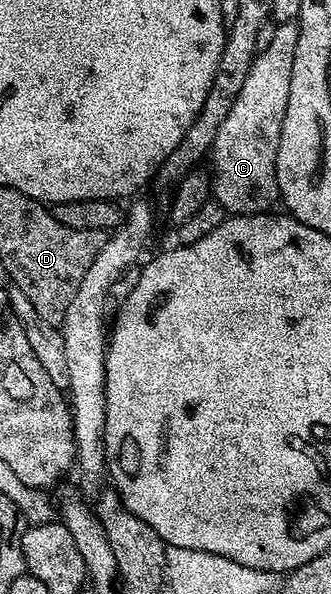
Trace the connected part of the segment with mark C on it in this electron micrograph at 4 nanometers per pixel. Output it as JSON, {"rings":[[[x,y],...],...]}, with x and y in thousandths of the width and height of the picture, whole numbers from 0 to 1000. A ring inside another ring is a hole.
{"rings":[[[891,35],[843,39],[828,54],[828,67],[816,67],[810,77],[795,79],[776,89],[773,99],[761,104],[755,114],[755,128],[743,128],[743,141],[731,141],[731,155],[713,163],[713,173],[707,182],[695,182],[695,195],[683,195],[683,202],[671,209],[671,215],[659,222],[659,229],[647,236],[640,251],[634,254],[634,273],[640,266],[640,279],[653,285],[653,301],[640,300],[634,306],[634,320],[647,328],[650,338],[662,342],[692,362],[710,364],[719,360],[795,360],[825,352],[822,345],[837,345],[840,322],[834,316],[834,251],[846,241],[846,224],[852,222],[852,209],[858,207],[858,197],[864,195],[864,175],[876,168],[876,128],[882,126],[882,116],[888,114],[888,94],[894,93],[894,82],[900,81],[900,61],[906,59],[903,42]]]}

